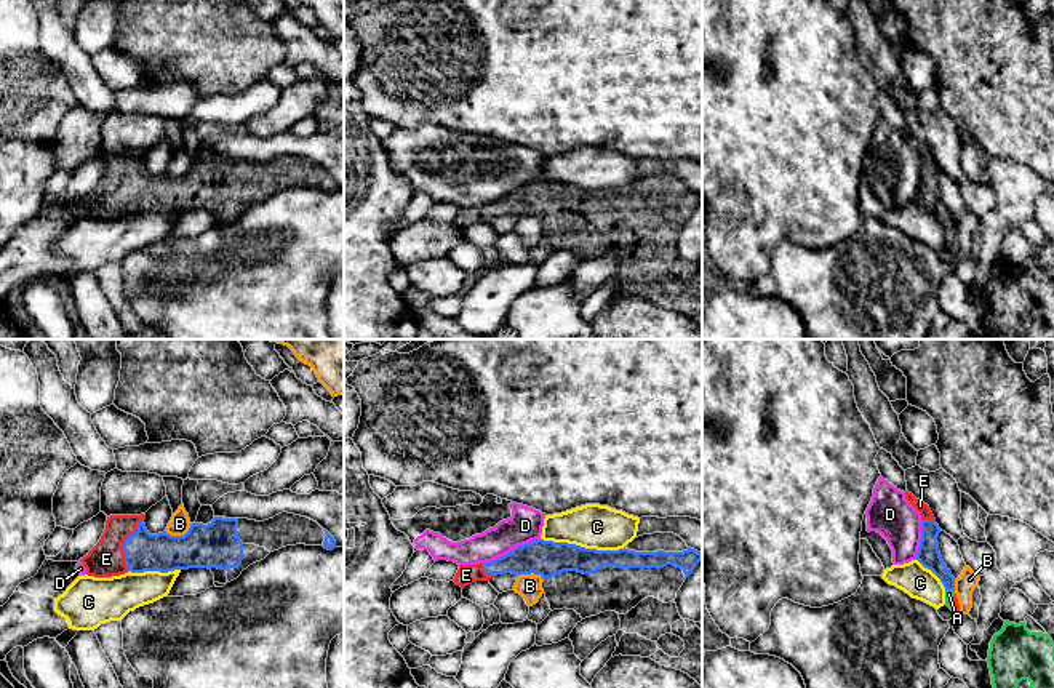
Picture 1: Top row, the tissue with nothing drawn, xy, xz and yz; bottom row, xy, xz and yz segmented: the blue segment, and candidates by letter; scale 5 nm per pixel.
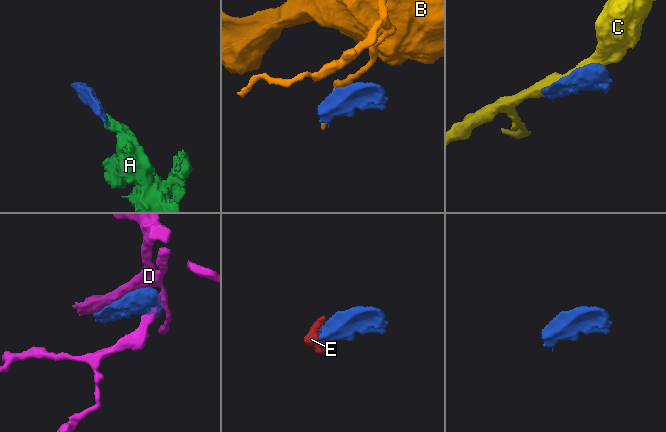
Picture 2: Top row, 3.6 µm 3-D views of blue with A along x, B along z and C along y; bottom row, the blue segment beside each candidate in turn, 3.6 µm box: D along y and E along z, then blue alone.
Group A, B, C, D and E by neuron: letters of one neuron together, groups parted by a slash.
A E / B / C / D

